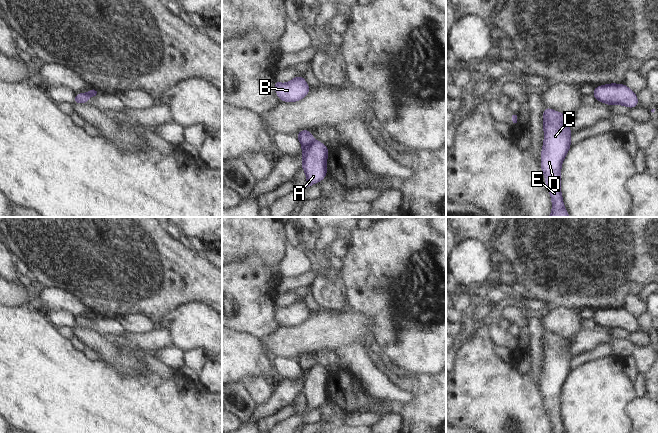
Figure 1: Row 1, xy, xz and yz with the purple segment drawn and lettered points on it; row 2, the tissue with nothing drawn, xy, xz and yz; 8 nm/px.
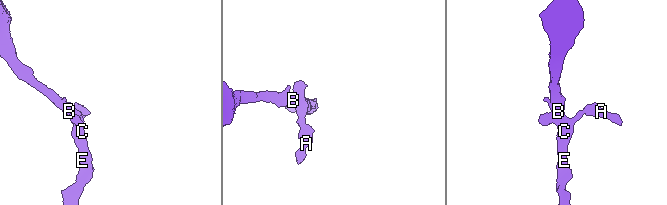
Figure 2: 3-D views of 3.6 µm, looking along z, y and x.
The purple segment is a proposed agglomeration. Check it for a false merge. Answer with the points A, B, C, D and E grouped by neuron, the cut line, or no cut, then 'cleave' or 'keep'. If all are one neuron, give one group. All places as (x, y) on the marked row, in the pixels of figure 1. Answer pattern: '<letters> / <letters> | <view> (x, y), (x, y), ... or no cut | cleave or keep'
A / B C D E | xz (314, 140), (302, 147) | cleave

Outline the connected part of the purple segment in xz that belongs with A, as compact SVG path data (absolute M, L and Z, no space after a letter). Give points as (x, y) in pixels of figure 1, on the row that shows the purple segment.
M314 140L301 149L301 168L305 171L307 185L303 191L321 182L327 175L327 157L329 148L321 141Z

